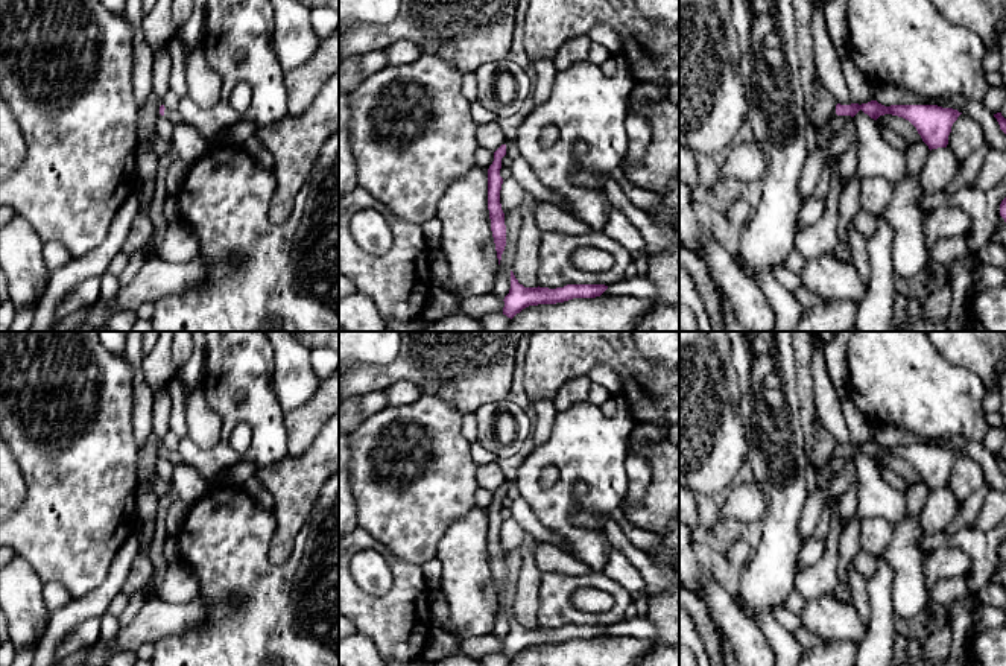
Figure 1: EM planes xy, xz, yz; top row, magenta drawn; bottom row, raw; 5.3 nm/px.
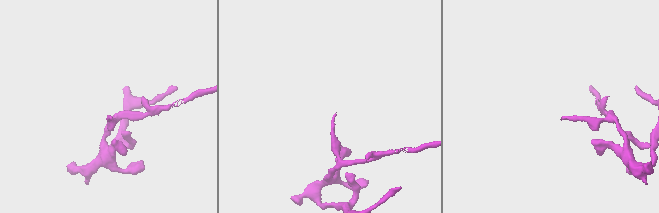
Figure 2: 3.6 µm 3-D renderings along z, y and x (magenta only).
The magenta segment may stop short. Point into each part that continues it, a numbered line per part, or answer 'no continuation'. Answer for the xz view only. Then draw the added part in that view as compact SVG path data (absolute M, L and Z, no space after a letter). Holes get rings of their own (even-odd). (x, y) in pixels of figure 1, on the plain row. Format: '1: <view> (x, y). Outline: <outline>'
no continuation

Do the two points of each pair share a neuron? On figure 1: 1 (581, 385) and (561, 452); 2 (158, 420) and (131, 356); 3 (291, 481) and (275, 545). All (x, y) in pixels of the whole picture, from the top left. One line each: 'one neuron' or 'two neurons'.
1: two neurons
2: two neurons
3: one neuron

